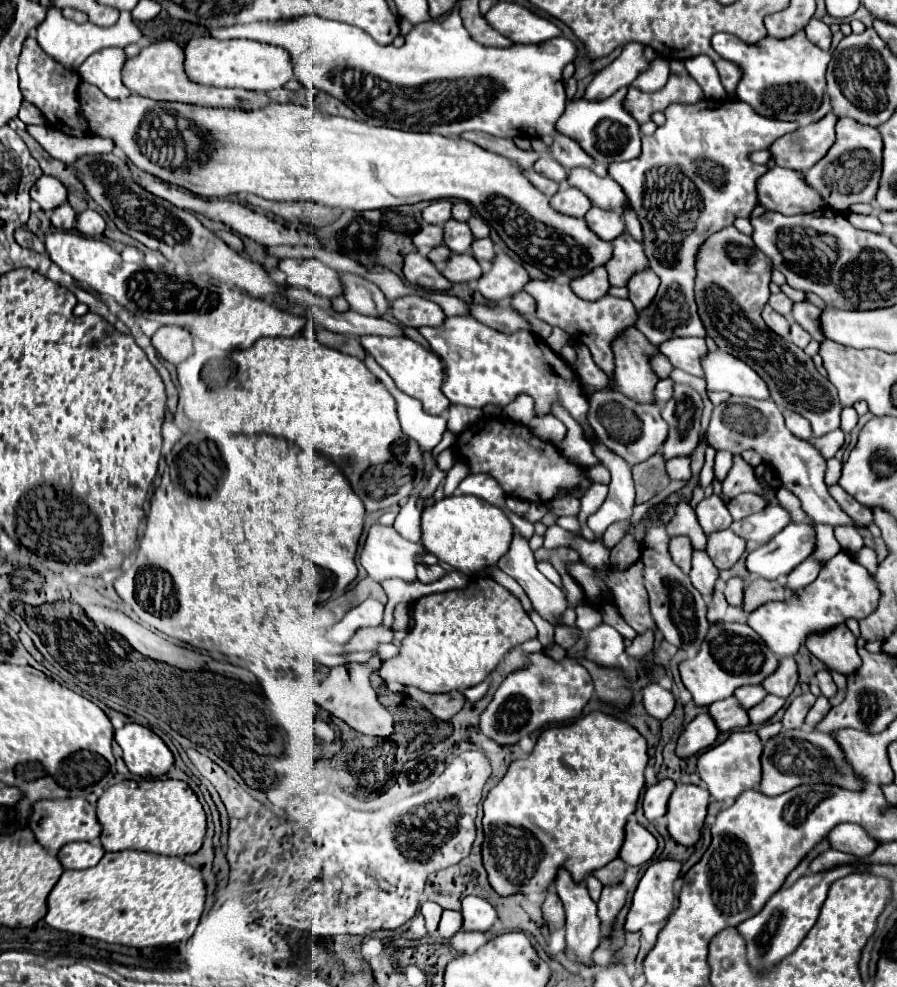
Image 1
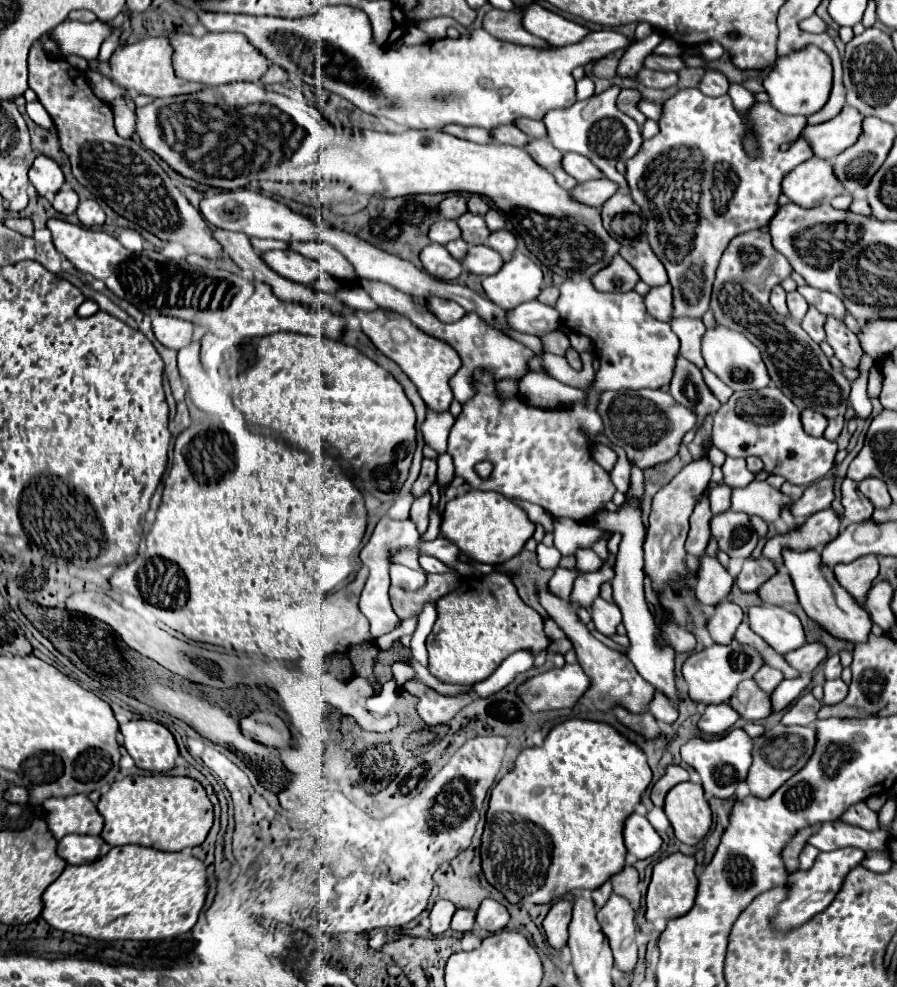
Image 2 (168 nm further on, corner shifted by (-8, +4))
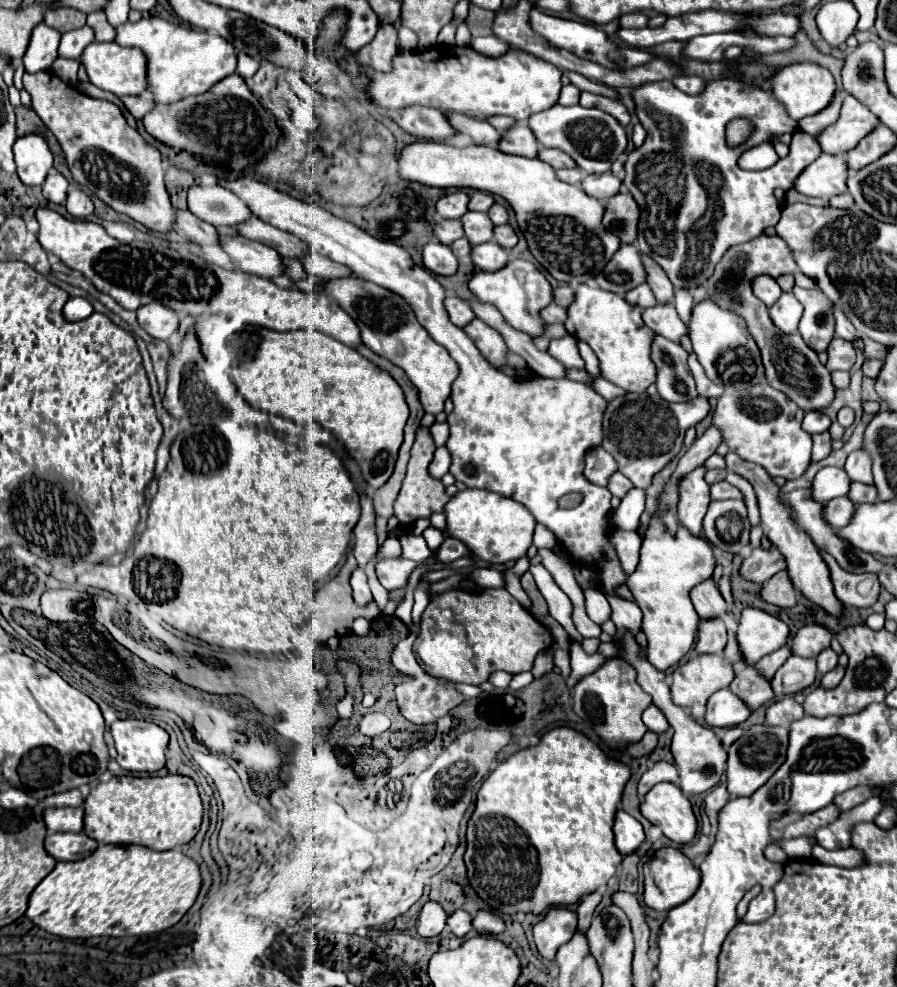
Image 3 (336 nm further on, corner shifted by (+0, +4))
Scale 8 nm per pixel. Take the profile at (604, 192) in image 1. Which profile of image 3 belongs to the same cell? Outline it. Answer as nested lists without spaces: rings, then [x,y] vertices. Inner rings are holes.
[[[542,149],[538,153],[538,159],[544,159],[554,169],[572,169],[572,167],[578,167],[576,161],[570,155],[566,155],[564,151],[560,151],[560,149]]]

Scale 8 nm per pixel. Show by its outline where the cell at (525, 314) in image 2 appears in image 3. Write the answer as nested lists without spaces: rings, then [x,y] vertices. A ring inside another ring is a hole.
[[[550,303],[544,309],[540,309],[540,317],[544,323],[564,323],[564,307]]]

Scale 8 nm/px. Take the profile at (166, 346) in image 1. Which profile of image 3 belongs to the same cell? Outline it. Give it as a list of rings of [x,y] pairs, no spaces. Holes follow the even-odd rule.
[[[152,303],[148,307],[140,307],[138,313],[138,323],[140,327],[154,339],[162,339],[168,341],[170,335],[178,329],[178,313],[160,305],[160,303]]]

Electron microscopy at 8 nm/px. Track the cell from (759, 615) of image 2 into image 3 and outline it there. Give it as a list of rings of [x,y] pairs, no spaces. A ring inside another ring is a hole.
[[[746,607],[742,611],[736,637],[746,663],[754,665],[764,655],[780,649],[790,641],[790,627],[762,609]]]

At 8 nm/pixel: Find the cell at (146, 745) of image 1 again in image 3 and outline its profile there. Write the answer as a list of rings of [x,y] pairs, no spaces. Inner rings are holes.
[[[124,719],[124,721],[114,721],[110,725],[110,733],[116,743],[118,757],[116,761],[120,763],[122,769],[126,771],[136,771],[136,773],[156,773],[166,765],[166,747],[168,747],[168,733],[158,727],[156,723],[142,721],[142,719]]]

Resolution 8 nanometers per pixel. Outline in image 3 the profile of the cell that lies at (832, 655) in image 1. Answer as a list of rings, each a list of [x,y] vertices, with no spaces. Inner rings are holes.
[[[728,453],[726,455],[726,469],[728,471],[734,471],[738,475],[742,475],[744,479],[748,479],[756,491],[756,497],[758,497],[758,505],[760,505],[760,519],[762,519],[762,527],[766,529],[766,537],[770,539],[772,547],[778,549],[784,559],[786,559],[786,571],[790,575],[790,581],[792,585],[796,587],[798,593],[802,593],[810,603],[818,605],[820,609],[824,609],[828,615],[832,617],[842,617],[844,615],[844,603],[834,595],[834,587],[832,587],[832,581],[830,581],[830,571],[826,567],[826,563],[822,561],[820,553],[818,553],[818,547],[816,543],[810,539],[810,535],[792,519],[790,515],[790,509],[784,507],[780,501],[778,501],[778,495],[780,495],[780,489],[770,481],[770,475],[756,463],[750,463],[750,461],[742,461],[736,453]]]

